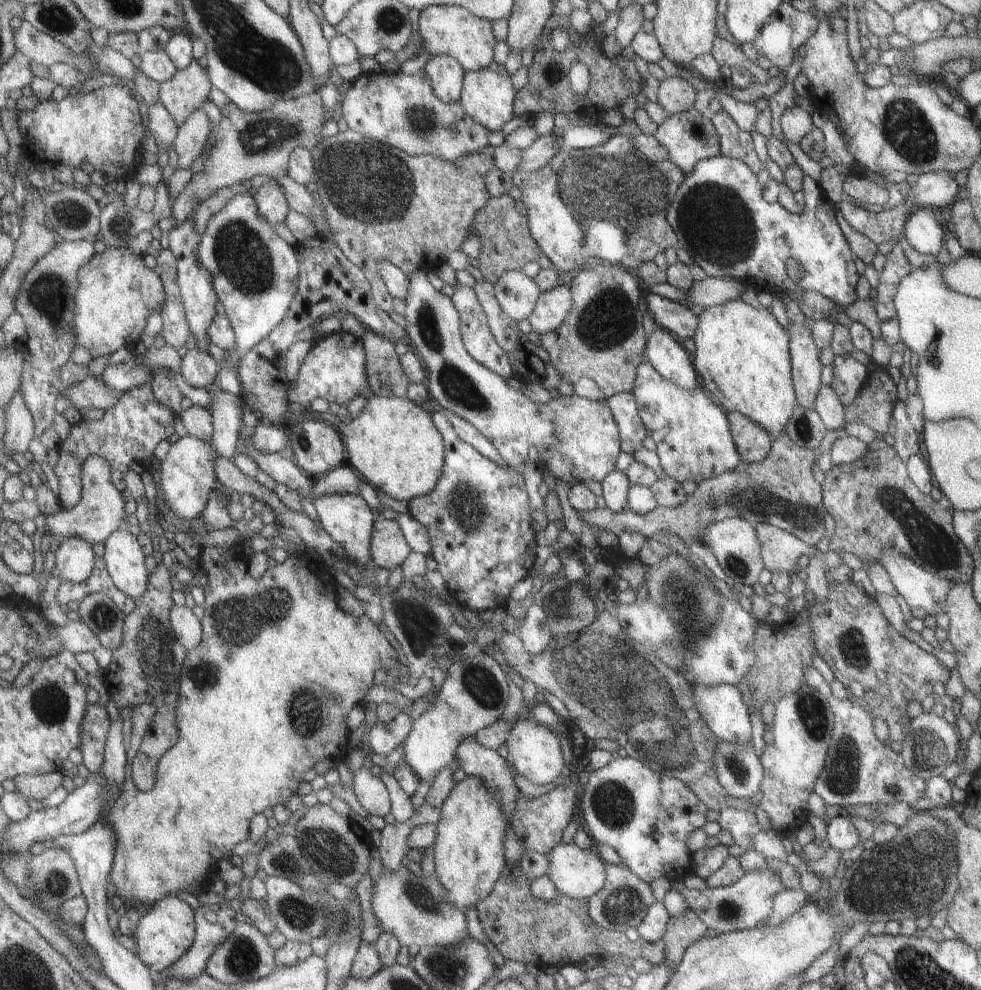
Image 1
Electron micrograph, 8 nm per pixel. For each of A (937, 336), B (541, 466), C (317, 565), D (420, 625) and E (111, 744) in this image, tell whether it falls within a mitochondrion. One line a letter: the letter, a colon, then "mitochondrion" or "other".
A: other
B: other
C: other
D: mitochondrion
E: other

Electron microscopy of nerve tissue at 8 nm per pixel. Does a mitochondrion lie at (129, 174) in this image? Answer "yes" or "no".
no

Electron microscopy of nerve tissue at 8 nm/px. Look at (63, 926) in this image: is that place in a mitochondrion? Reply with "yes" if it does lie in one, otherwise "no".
no

